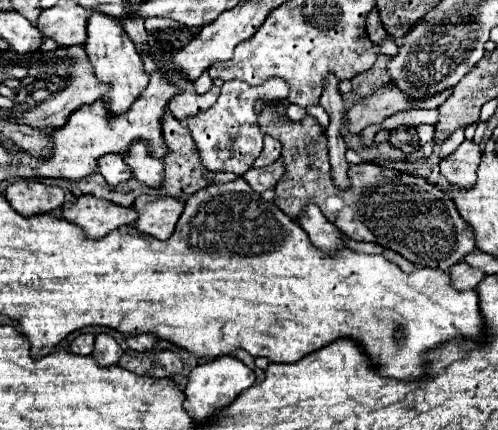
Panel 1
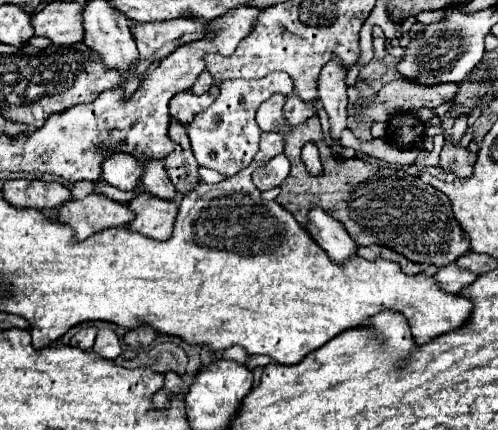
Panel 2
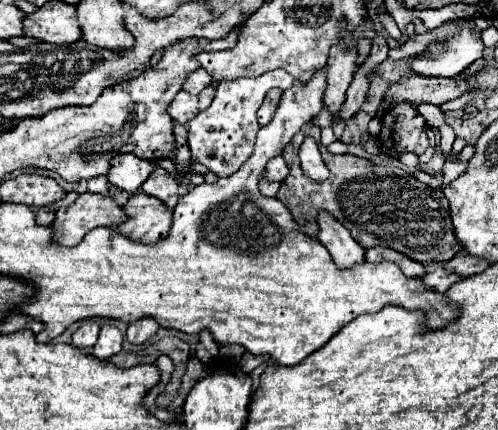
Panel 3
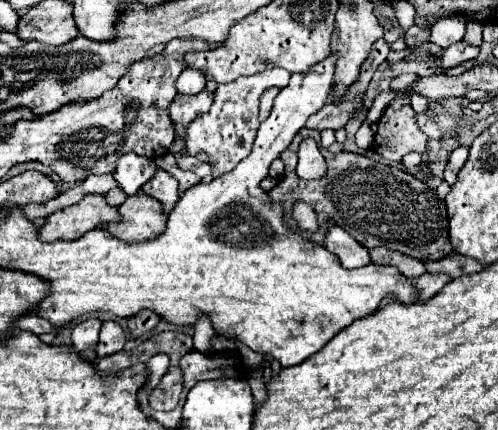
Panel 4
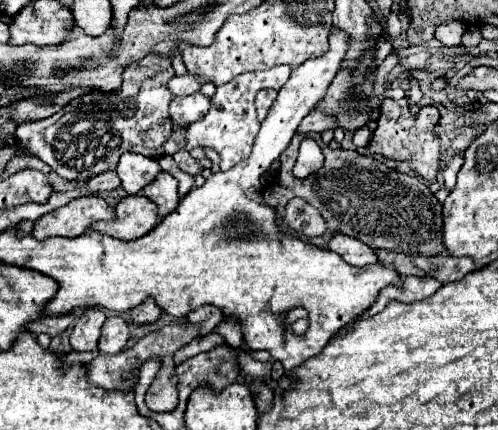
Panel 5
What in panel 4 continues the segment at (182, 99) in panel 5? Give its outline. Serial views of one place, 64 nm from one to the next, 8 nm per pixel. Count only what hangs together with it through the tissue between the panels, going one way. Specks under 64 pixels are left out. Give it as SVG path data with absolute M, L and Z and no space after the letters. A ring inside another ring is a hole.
M202 90L196 96L186 96L186 94L176 94L176 98L170 104L170 118L174 124L188 126L196 116L208 112L212 104L212 94L208 90Z

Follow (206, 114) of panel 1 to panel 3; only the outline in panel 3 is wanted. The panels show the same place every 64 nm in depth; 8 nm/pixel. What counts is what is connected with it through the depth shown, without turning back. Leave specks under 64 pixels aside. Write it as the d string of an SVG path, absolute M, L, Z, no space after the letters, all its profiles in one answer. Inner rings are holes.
M272 70L264 76L256 78L238 78L232 82L220 82L216 88L216 96L204 112L200 112L190 124L188 124L188 146L192 152L192 158L208 166L210 172L214 172L218 178L234 174L242 162L248 160L248 156L254 150L254 140L258 132L258 120L256 112L270 88L286 90L290 88L294 78L284 70Z

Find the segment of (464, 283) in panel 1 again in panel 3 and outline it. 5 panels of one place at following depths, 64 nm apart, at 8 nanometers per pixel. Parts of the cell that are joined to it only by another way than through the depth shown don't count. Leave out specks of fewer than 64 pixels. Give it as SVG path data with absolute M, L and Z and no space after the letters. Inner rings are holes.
M438 266L434 272L422 276L424 286L430 288L432 292L446 292L458 280L462 280L462 276L456 276L454 272L444 272L442 266Z

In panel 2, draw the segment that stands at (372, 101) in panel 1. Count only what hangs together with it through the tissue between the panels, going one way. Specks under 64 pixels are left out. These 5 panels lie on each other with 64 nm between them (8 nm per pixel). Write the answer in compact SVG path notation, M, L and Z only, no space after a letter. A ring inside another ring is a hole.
M408 78L394 80L378 92L378 98L364 110L364 118L370 116L372 122L386 122L388 116L396 110L416 112L420 108L438 108L440 104L450 102L452 96L456 96L458 86L460 84L448 82L424 86Z

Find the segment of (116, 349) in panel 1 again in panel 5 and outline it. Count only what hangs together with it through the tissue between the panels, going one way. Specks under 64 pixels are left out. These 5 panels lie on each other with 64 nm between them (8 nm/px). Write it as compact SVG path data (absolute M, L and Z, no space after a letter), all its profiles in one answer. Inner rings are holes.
M112 316L102 326L102 336L100 336L100 342L98 342L98 350L100 350L100 354L122 352L128 338L130 338L128 322L120 316Z

